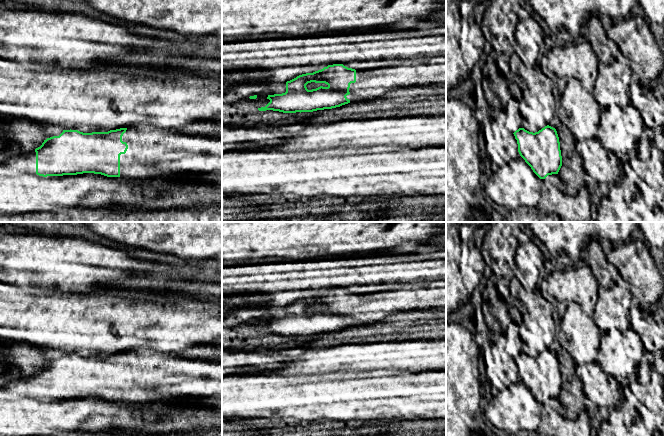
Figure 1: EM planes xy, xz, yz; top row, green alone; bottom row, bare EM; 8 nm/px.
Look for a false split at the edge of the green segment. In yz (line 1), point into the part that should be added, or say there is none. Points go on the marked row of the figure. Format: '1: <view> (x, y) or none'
1: none

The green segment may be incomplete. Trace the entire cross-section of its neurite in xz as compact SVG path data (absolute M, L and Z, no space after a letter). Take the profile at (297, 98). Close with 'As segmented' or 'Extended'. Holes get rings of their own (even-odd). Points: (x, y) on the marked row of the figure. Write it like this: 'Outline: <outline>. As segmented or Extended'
Outline: M435 56L427 63L363 70L328 65L287 81L286 92L268 95L270 102L258 110L313 112L375 100L394 89L424 86L446 86L446 56ZM311 82L328 86L308 90L306 85Z. Extended

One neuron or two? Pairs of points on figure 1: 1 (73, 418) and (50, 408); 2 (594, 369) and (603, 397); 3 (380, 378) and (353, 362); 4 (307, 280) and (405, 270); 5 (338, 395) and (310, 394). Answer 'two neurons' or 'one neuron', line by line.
1: one neuron
2: one neuron
3: two neurons
4: one neuron
5: one neuron

